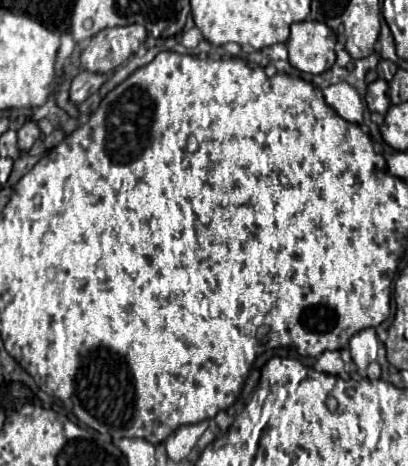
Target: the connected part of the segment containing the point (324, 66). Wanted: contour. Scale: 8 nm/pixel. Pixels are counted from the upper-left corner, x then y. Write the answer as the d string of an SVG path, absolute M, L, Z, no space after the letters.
M301 21L291 25L291 37L287 41L289 63L311 75L329 71L335 63L335 33L319 21Z

